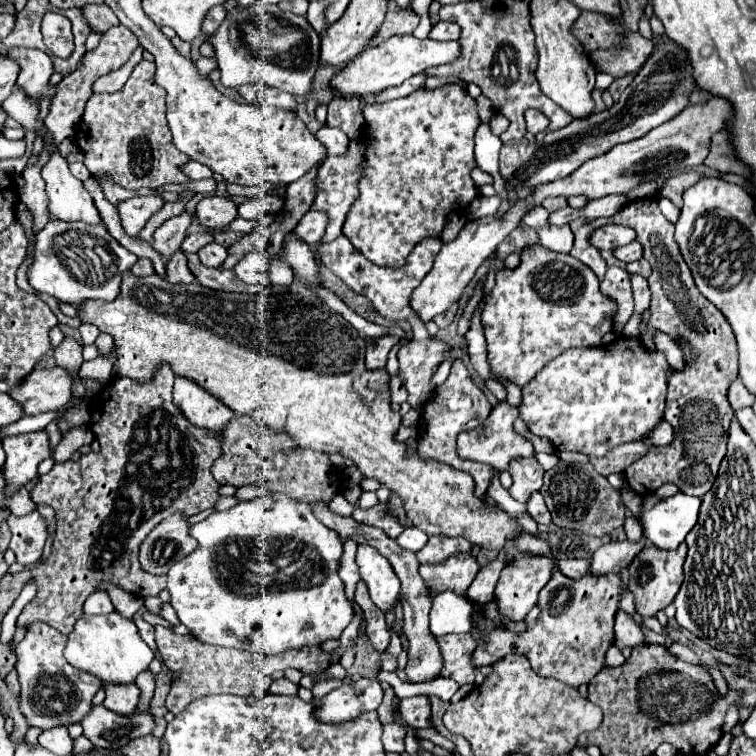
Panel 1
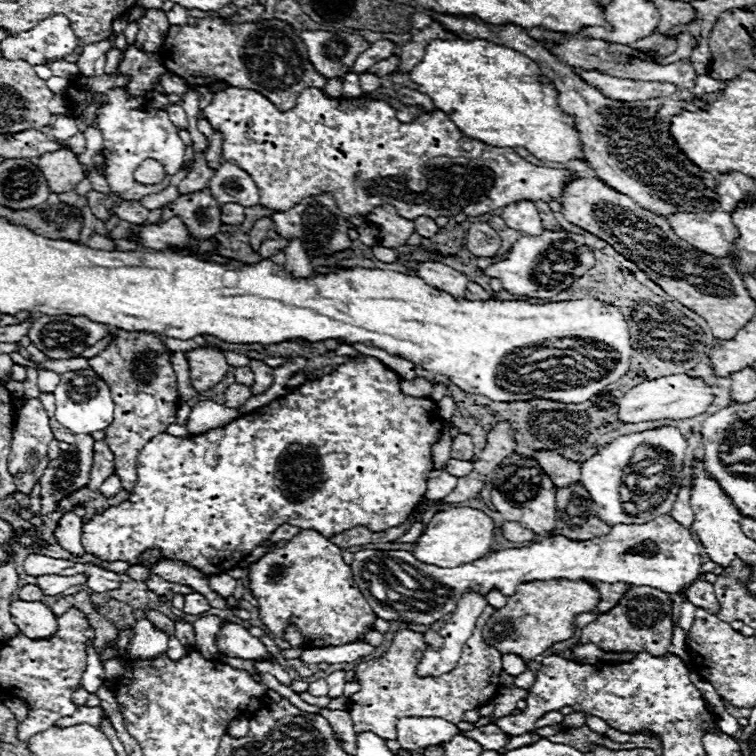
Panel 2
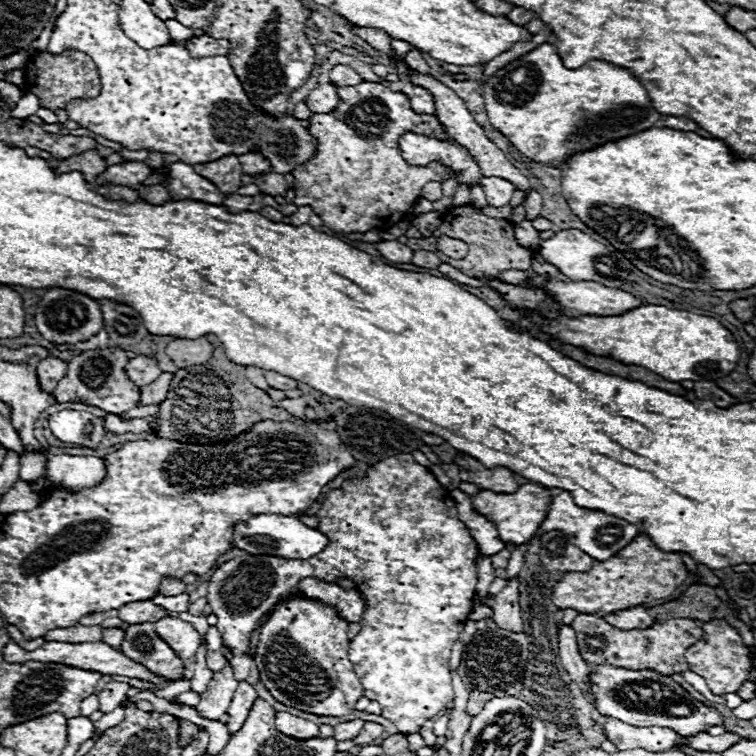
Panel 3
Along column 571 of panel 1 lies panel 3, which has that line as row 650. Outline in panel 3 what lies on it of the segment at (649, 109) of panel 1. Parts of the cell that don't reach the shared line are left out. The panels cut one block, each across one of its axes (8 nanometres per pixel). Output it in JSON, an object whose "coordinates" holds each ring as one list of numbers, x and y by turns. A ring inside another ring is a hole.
{"coordinates":[[150,622,130,624,126,628,122,652,124,656,136,660,138,664,146,666,150,672,156,672,166,680,184,678,184,662,176,656,176,652,172,652,172,648,164,640,160,640]]}

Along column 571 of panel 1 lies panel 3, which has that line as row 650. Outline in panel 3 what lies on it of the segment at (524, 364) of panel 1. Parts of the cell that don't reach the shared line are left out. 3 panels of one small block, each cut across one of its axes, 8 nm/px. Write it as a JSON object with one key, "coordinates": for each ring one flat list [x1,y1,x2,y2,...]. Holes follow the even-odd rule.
{"coordinates":[[294,594,288,600,280,600,268,620,260,626,260,638,254,654,254,662,260,670,260,680,266,690,282,704,316,716,344,716,354,710,354,704,364,694,354,664,348,660,348,620,340,618,334,606,326,606,318,600,308,600,302,594]]}

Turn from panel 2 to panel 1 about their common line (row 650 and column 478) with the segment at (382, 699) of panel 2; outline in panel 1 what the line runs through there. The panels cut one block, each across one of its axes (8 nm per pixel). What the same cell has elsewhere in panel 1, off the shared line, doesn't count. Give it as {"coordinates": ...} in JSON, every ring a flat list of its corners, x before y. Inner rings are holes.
{"coordinates":[[462,360,454,362,448,380,434,390,434,394,426,400,422,410,424,410,422,412,422,432,420,432,420,448,418,448,420,458,422,460,438,460,438,462,444,462,456,470,468,472,474,478,474,494,478,498,486,496,486,490,490,486,490,478,492,478,494,470,488,464,480,464,474,460,462,460,456,452,456,436,464,430,476,428,480,422,484,422,488,418,488,414,492,410,488,398,474,384,474,380,470,378,468,368,464,366]]}

